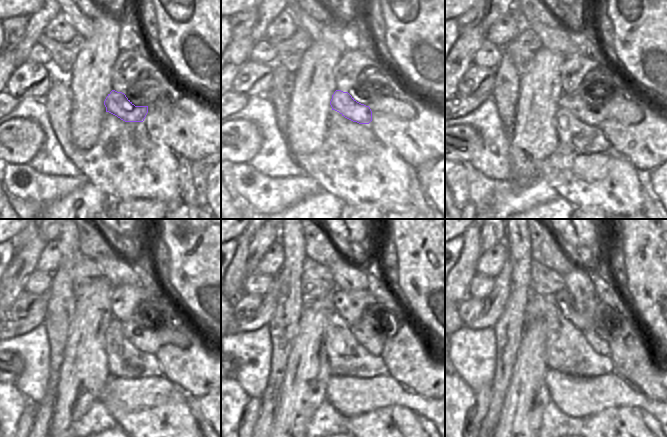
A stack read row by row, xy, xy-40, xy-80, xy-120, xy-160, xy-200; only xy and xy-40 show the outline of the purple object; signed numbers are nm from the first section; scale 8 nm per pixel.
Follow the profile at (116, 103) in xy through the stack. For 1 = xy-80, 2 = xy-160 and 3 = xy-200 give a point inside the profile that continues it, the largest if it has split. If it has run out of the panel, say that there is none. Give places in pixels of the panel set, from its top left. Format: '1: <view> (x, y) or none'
1: xy-80 (591, 115)
2: xy-160 (372, 340)
3: xy-200 (602, 347)

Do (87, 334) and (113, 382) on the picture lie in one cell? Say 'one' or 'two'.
two

